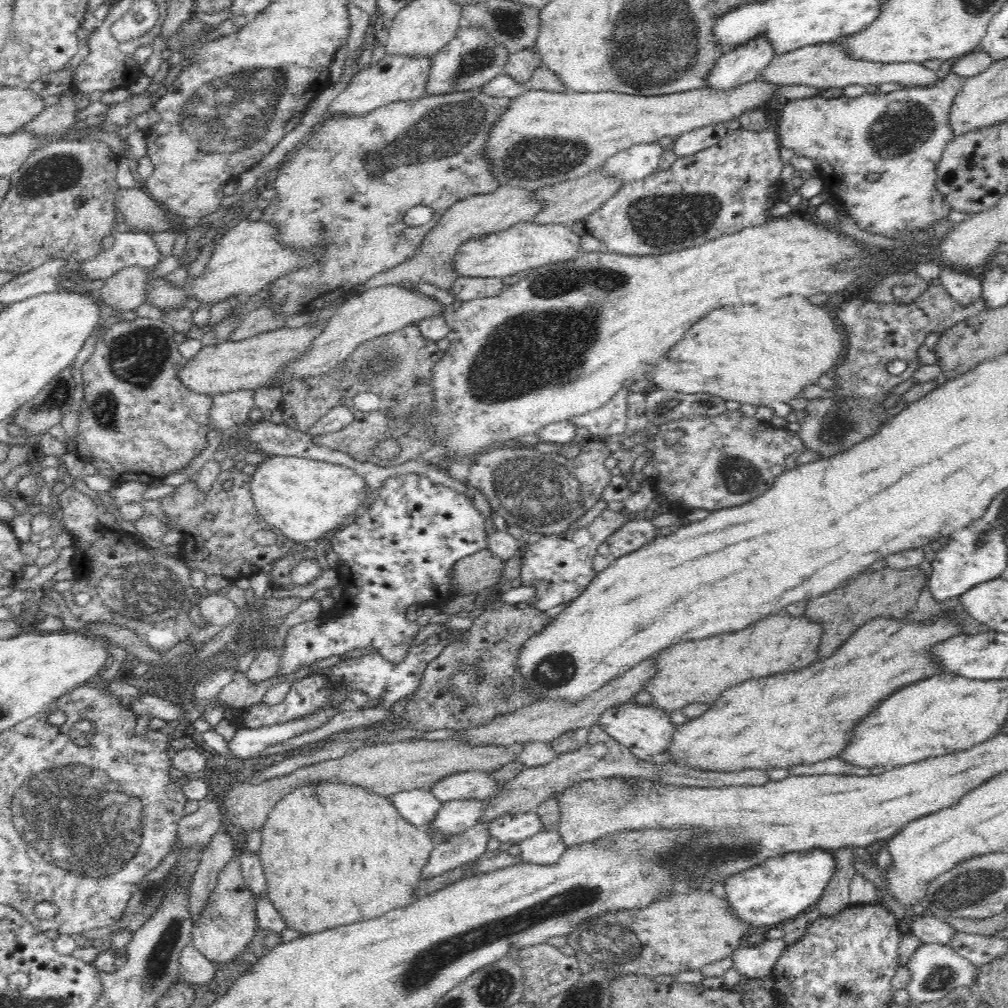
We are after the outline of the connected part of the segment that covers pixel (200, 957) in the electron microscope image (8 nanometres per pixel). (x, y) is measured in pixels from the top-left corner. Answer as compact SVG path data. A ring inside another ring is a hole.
M186 945L179 956L181 980L190 984L205 985L216 974L215 963L208 960L194 945Z

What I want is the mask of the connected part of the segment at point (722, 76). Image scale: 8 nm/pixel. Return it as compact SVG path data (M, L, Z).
M766 35L757 36L720 56L704 87L722 90L755 81L773 58L772 41Z

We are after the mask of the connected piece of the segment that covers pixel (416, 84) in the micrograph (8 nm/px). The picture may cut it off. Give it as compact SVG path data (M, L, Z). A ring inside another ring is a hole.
M386 55L367 69L355 71L348 86L327 106L330 117L338 115L358 115L372 112L385 104L416 100L424 97L428 76L432 68L432 57L410 57L404 55Z

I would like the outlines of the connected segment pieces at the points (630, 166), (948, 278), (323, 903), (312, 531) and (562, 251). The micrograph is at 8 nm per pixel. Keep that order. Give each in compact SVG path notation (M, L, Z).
M657 142L636 144L612 156L602 168L613 178L620 179L622 184L644 179L658 170L664 150Z
M943 268L937 282L944 285L948 294L960 305L971 306L974 300L981 297L983 288L981 278L970 273L956 268Z
M338 781L310 783L288 793L274 805L260 830L261 847L258 853L262 865L264 865L264 874L267 880L267 897L282 917L286 919L286 927L298 931L300 936L322 932L328 930L328 928L340 926L340 924L372 920L376 916L382 916L388 910L408 906L412 902L412 894L414 894L418 881L421 880L421 870L428 862L433 849L432 837L425 827L416 827L404 819L387 796L378 795L378 793L374 793L374 791L370 791L370 789L362 787L362 785L348 785L346 783L338 783Z
M292 455L269 456L251 476L251 495L263 524L293 540L299 547L314 544L324 532L340 529L347 524L370 499L370 489L364 477L354 469L341 465Z
M522 221L510 228L464 241L454 255L453 268L460 277L505 278L540 266L568 262L575 259L580 252L580 236L569 226Z

